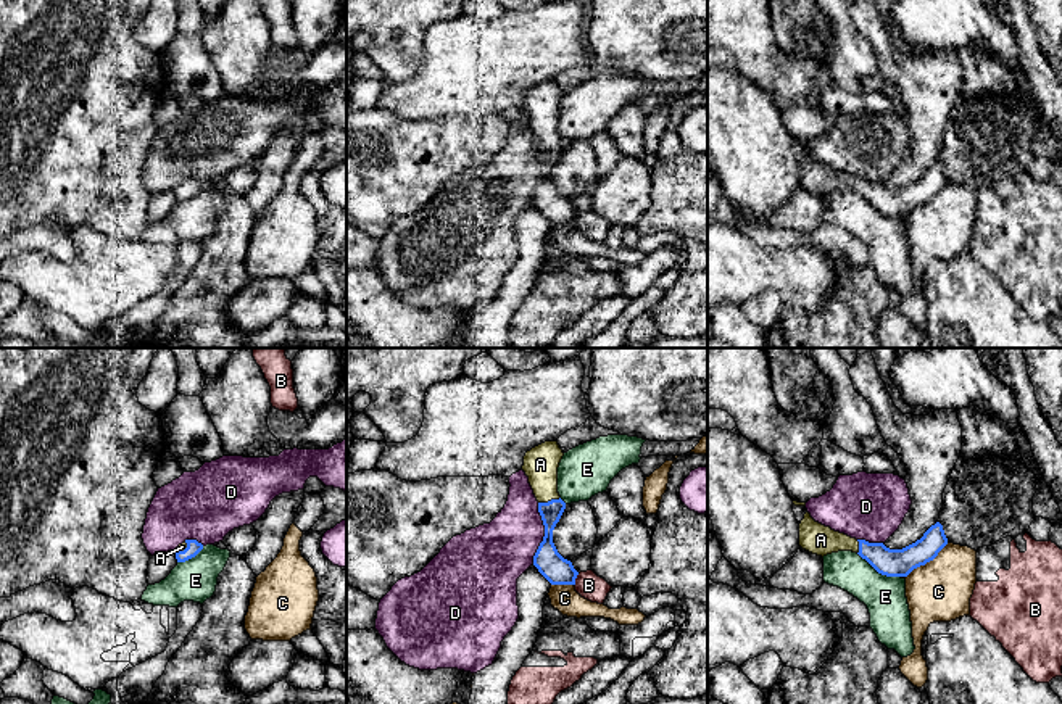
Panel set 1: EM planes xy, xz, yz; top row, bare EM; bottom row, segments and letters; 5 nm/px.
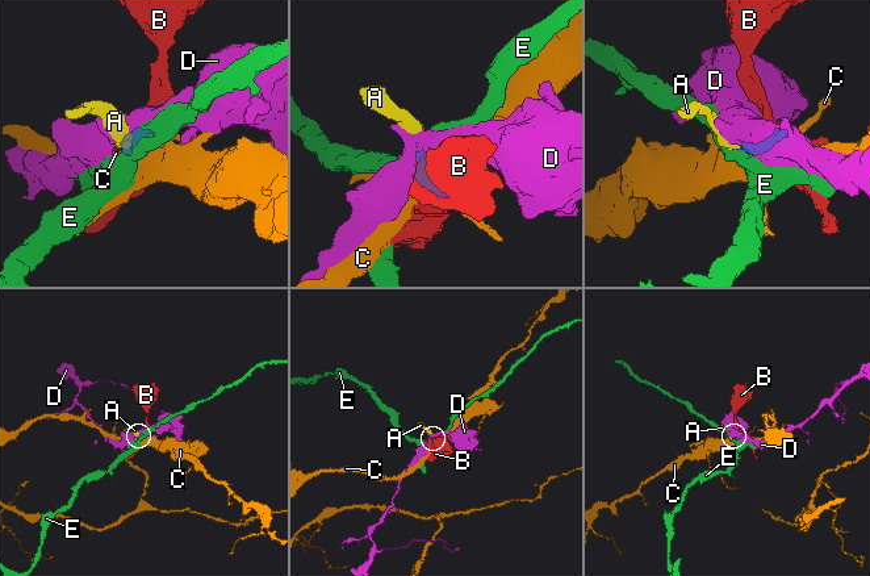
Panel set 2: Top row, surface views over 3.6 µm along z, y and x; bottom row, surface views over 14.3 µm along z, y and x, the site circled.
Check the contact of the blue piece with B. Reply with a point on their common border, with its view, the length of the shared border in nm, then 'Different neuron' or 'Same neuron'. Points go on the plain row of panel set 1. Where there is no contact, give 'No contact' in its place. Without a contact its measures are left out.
Touches blue at xz (574, 219). Shared border 70 nm. Different neuron

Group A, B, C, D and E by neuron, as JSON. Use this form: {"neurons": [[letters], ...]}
{"neurons": [["A"], ["B"], ["C"], ["D"], ["E"]]}

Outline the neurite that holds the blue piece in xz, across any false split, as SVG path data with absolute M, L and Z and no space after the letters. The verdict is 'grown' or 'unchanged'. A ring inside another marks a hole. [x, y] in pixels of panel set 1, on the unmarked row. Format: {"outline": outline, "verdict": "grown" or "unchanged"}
{"outline": "M545 81L525 92L522 110L529 116L545 164L545 176L533 195L533 205L551 224L575 224L579 211L553 182L553 169L566 148L558 132L558 106L562 95L558 81Z", "verdict": "grown"}

